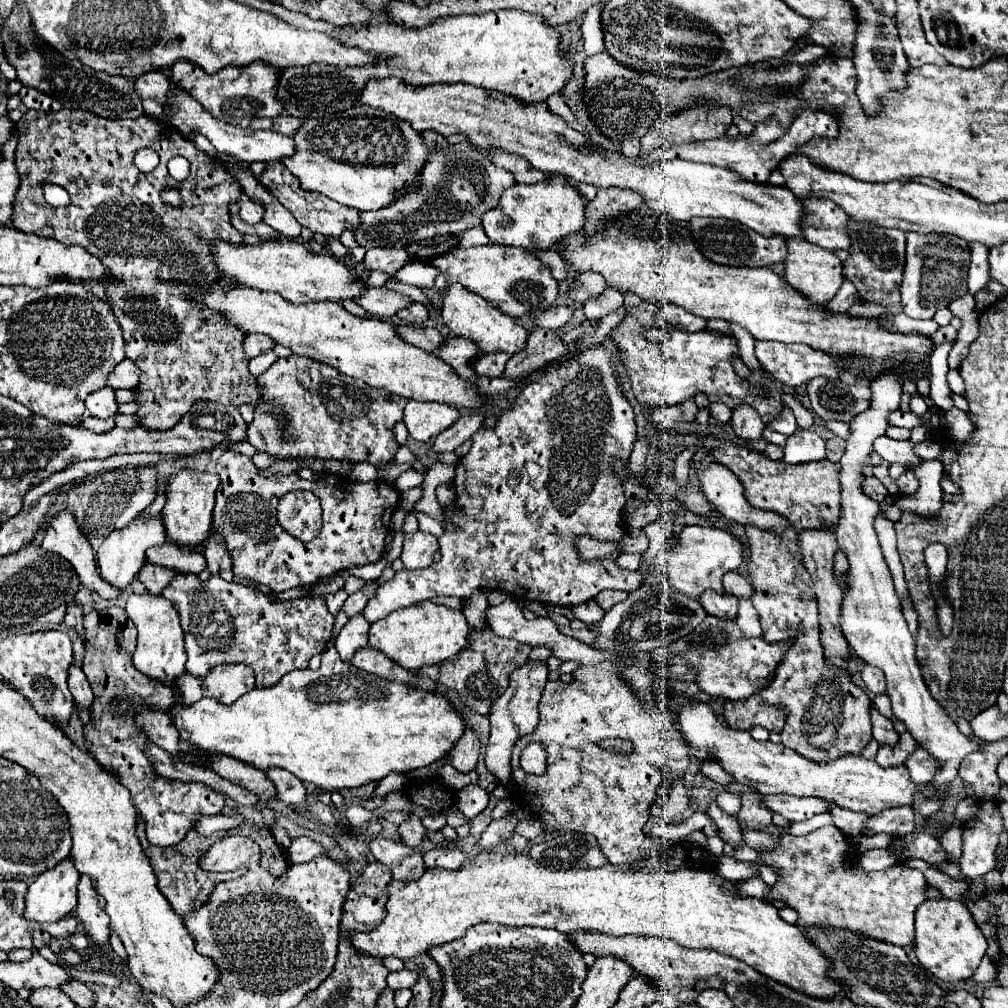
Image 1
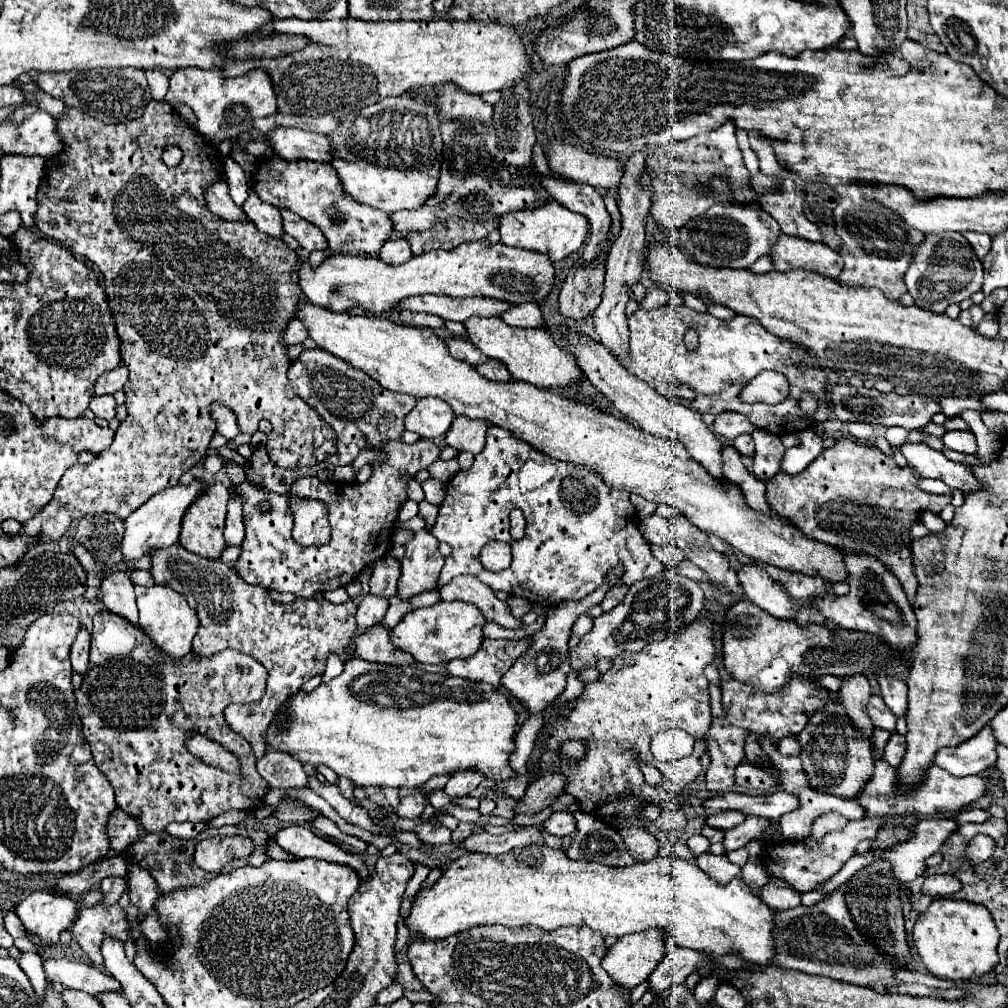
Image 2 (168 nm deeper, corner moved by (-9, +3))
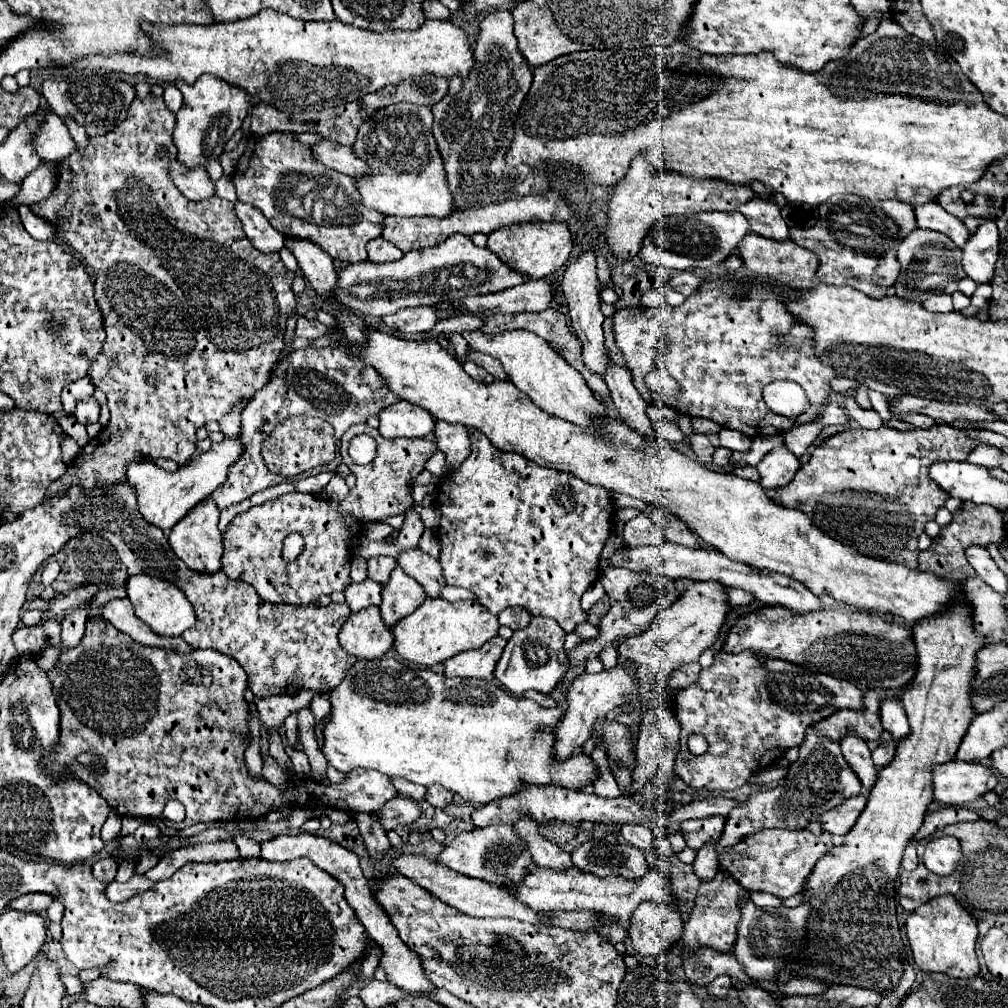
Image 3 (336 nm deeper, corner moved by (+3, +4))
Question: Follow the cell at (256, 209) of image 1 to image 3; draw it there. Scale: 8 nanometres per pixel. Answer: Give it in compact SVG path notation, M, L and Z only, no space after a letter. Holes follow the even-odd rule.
M238 201L236 215L242 221L246 237L260 253L278 253L284 247L284 235L272 229L268 219L258 209L252 209L252 205Z

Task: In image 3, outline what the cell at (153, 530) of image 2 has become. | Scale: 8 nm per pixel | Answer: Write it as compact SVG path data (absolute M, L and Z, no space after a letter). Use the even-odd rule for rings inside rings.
M236 435L236 437L224 437L220 443L212 443L210 451L204 451L198 457L190 459L186 465L182 465L174 473L152 465L152 461L148 461L148 459L128 463L126 475L128 475L128 481L134 483L134 487L138 491L140 513L144 515L144 519L148 523L154 523L164 533L170 533L170 529L192 507L196 507L198 503L208 499L218 487L224 485L226 475L228 475L228 467L234 465L236 461L240 461L242 453L244 453L244 443L240 441L240 435Z

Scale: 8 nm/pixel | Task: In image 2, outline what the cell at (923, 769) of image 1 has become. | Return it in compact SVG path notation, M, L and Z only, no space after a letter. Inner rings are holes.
M984 726L980 734L954 746L940 748L934 756L934 764L950 772L952 776L982 774L988 766L996 762L996 738L992 738L992 728Z

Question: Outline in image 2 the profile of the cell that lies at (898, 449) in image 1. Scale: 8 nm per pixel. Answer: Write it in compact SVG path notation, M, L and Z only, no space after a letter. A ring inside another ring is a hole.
M904 442L900 448L896 448L896 452L900 452L908 460L910 468L914 468L922 476L940 478L950 488L958 488L962 492L980 488L980 482L976 482L976 478L972 478L972 472L968 470L966 464L952 462L942 452L932 450L926 444Z

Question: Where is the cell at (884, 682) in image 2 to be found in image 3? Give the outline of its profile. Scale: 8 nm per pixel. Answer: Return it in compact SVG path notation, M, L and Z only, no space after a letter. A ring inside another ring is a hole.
M886 699L880 707L880 717L882 717L882 725L888 733L892 733L892 737L896 741L908 737L910 733L910 725L908 725L908 719L906 719L906 713L904 713L904 707L902 703L898 703L896 699Z

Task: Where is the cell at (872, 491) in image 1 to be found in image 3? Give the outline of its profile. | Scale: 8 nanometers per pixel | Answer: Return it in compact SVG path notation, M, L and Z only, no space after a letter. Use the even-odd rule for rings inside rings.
M948 423L934 425L930 429L898 431L892 427L880 427L876 431L868 429L848 429L832 435L824 445L816 447L810 461L802 465L796 477L784 487L774 491L774 501L804 511L816 527L820 527L832 539L854 547L862 555L904 563L908 567L918 567L918 537L924 533L924 525L934 521L936 511L944 507L948 493L930 479L930 465L936 461L966 461L968 455L982 445L980 441L968 437L964 429L956 429Z

